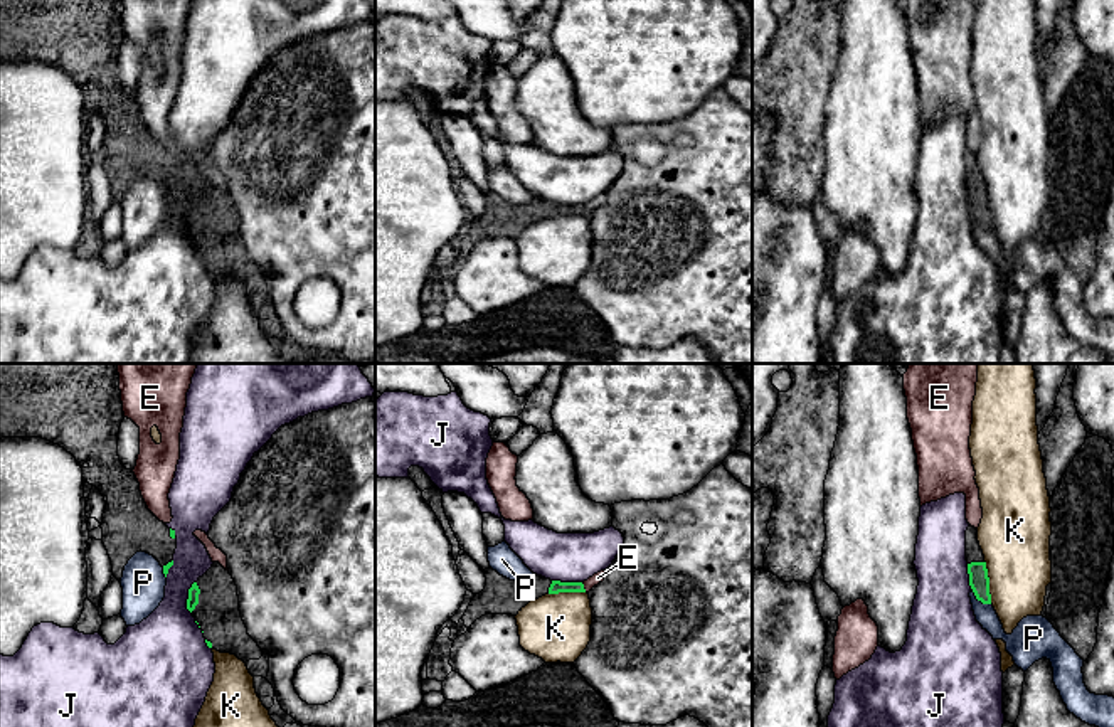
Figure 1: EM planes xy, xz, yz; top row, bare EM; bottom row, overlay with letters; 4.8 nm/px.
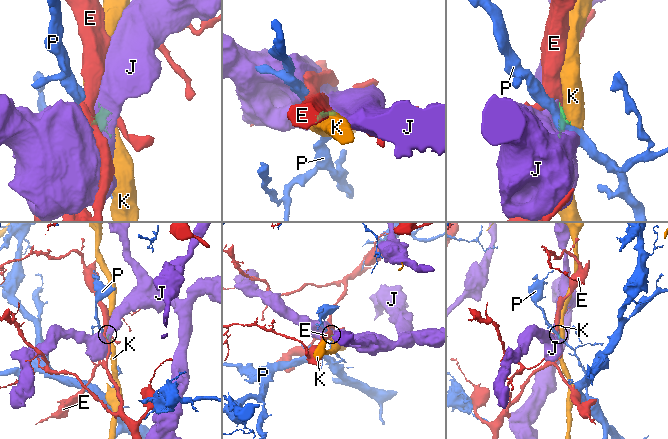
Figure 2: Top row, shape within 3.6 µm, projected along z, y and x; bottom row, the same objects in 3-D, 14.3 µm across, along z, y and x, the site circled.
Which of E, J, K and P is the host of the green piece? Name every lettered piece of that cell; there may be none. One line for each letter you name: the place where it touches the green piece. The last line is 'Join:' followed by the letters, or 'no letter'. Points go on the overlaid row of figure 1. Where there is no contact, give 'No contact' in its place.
Join: no letter

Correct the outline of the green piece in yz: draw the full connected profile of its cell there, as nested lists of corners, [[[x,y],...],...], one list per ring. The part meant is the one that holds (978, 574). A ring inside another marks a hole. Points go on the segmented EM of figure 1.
[[[971,525],[966,530],[966,560],[969,586],[976,599],[981,601],[983,604],[991,604],[989,577],[984,555],[978,542],[978,530]]]

